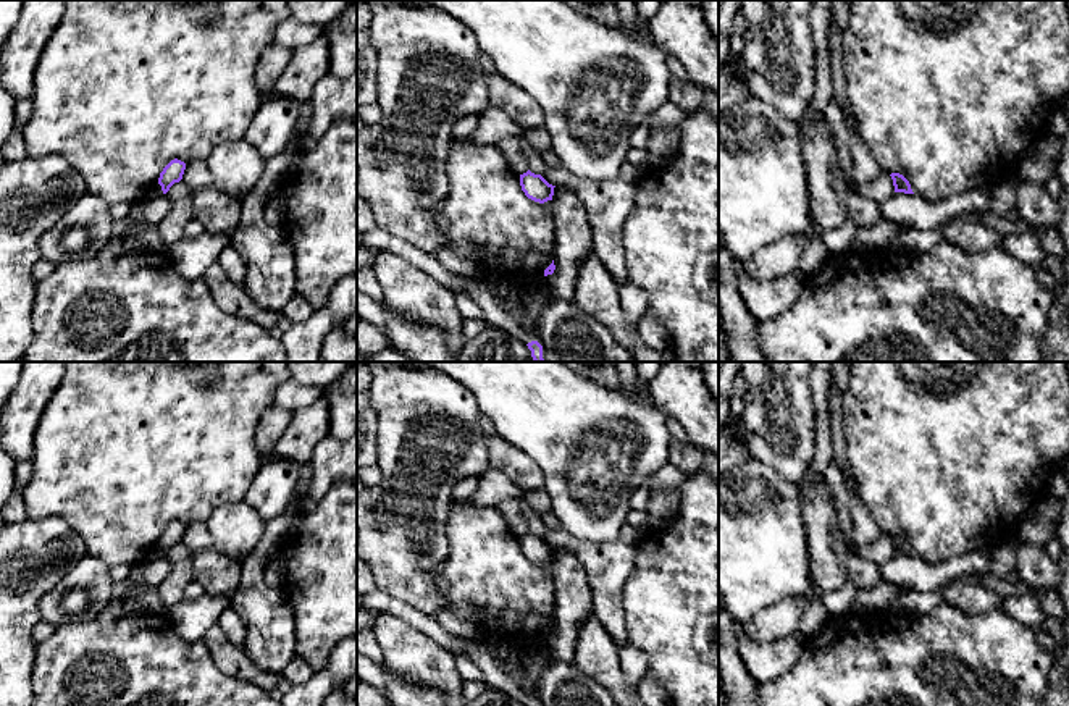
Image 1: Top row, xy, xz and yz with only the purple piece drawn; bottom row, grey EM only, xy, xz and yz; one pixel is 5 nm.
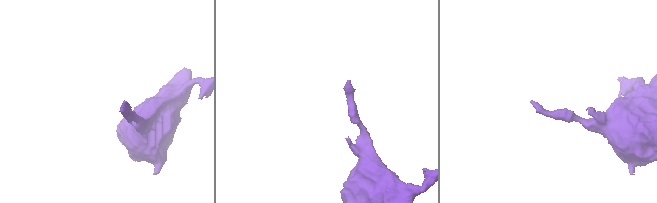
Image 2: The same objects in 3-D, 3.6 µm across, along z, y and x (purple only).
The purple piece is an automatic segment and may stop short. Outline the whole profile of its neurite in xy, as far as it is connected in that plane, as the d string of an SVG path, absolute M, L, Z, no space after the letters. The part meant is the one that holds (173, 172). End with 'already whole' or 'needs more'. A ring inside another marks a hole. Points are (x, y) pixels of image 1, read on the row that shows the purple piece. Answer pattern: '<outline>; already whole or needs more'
M174 158L171 160L163 171L160 173L158 184L161 186L163 194L170 191L174 183L182 179L186 163Z; already whole

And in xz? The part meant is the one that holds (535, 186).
M530 170L520 174L520 186L528 199L539 204L552 200L555 187L549 184L541 174L534 174Z; already whole

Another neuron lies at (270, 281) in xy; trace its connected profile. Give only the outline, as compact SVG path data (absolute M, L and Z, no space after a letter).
M294 129L286 149L266 162L257 186L241 202L241 221L231 236L231 246L247 263L247 294L275 313L296 294L296 257L284 226L268 225L263 207L266 197L287 178L297 149Z

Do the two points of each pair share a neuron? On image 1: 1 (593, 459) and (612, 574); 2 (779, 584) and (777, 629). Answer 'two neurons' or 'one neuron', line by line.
1: two neurons
2: two neurons

